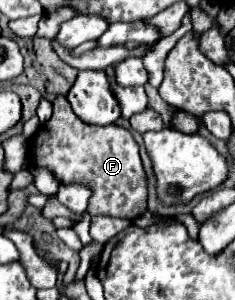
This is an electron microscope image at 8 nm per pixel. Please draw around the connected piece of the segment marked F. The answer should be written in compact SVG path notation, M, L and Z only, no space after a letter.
M56 96L52 104L52 118L28 138L30 168L48 168L60 184L88 186L92 192L88 202L90 216L112 216L132 222L146 214L146 176L132 134L118 124L92 126L82 122L72 112L66 96Z

